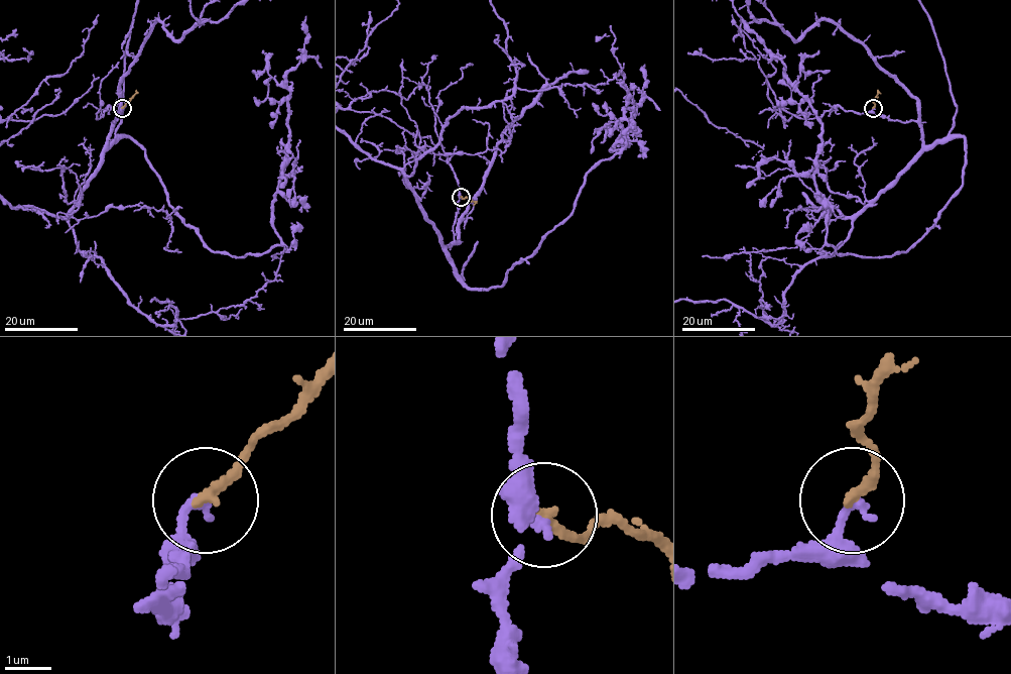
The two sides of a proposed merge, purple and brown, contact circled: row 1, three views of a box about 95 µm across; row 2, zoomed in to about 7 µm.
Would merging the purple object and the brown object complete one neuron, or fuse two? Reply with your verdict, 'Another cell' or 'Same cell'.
Same cell

